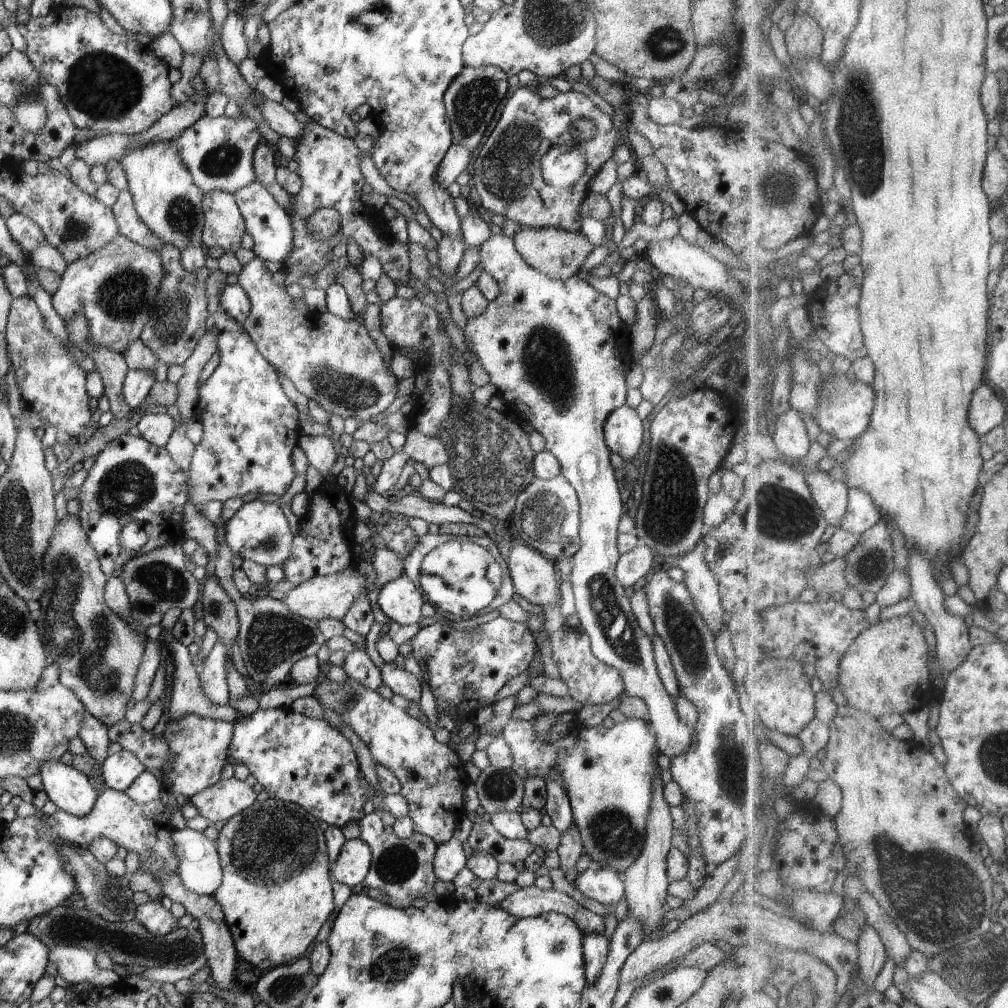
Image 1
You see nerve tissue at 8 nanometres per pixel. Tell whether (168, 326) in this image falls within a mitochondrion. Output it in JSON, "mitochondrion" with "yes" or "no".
{"mitochondrion":"yes"}

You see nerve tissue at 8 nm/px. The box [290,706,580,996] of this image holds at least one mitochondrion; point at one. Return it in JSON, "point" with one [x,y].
{"point":[396,864]}

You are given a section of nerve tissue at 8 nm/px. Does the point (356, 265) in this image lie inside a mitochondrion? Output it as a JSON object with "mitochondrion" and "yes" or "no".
{"mitochondrion":"no"}

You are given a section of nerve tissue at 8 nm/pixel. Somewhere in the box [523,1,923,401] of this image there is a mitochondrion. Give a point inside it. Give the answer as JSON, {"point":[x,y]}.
{"point":[860,131]}

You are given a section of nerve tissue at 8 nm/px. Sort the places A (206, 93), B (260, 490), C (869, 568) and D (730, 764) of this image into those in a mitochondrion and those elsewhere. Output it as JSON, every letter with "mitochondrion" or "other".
{"A":"other","B":"other","C":"mitochondrion","D":"mitochondrion"}

